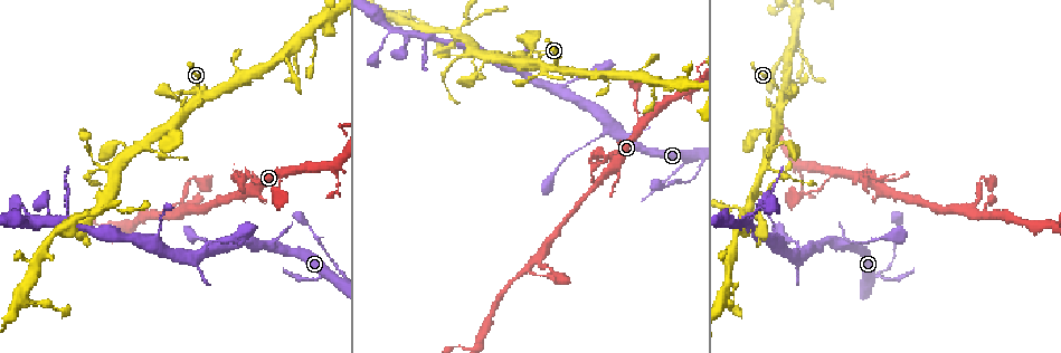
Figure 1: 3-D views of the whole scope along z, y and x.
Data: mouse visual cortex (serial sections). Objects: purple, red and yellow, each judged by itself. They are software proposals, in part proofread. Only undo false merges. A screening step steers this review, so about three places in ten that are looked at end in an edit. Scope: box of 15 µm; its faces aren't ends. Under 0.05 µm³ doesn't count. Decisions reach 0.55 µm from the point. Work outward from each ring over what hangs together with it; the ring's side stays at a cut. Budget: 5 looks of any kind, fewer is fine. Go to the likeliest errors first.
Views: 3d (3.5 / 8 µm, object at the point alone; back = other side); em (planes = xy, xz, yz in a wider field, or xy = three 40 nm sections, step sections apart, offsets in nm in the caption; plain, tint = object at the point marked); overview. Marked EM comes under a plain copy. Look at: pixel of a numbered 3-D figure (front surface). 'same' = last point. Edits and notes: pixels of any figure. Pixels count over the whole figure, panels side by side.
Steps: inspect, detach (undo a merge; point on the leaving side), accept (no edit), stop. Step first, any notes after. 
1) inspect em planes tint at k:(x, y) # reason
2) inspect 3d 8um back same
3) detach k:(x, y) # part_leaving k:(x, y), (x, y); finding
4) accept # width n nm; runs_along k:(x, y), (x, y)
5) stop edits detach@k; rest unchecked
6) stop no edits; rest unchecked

inspect 3d 3.5um at 1:(243, 178) # abrupt turn

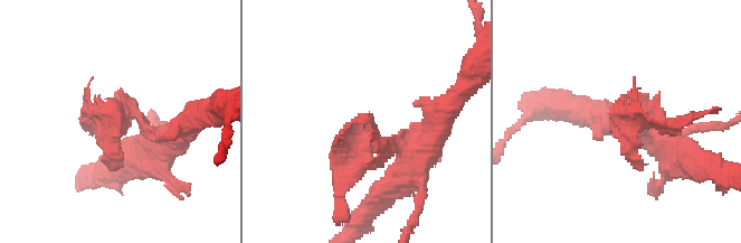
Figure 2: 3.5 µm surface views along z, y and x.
inspect em xy step 5 tint at 2:(123, 125) # now the EM

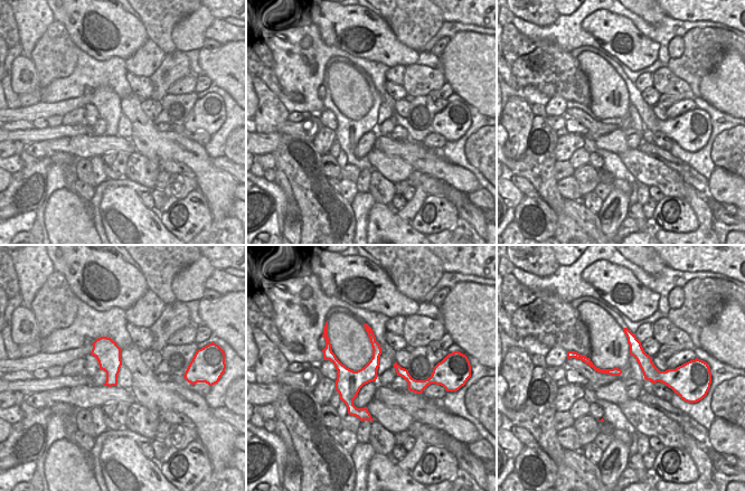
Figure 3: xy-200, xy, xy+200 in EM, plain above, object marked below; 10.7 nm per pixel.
detach 2:(111, 108) # part_leaving 2:(141, 120), (130, 113), (106, 140), (113, 168); two cells meet here

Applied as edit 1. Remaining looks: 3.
inspect overview

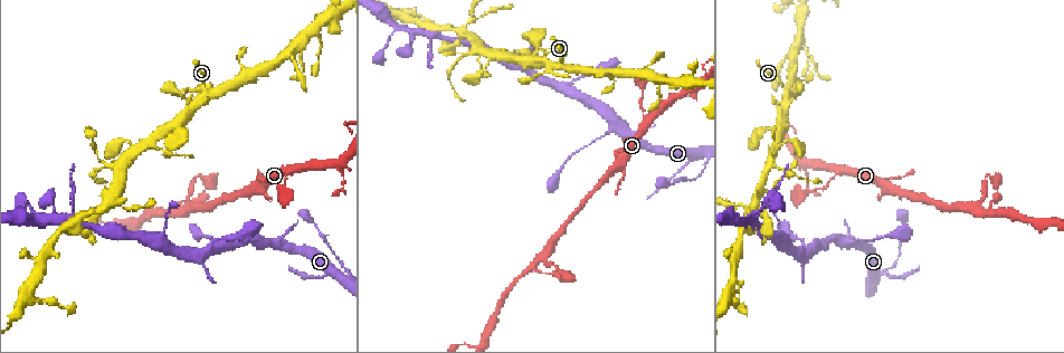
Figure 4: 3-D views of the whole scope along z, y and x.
inspect 3d 8um at 4:(204, 93) # arms part here

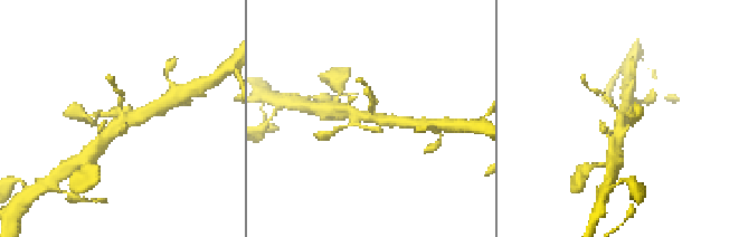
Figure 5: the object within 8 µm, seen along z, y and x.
inspect em xy step 2 tint at 5:(122, 117) # now the EM

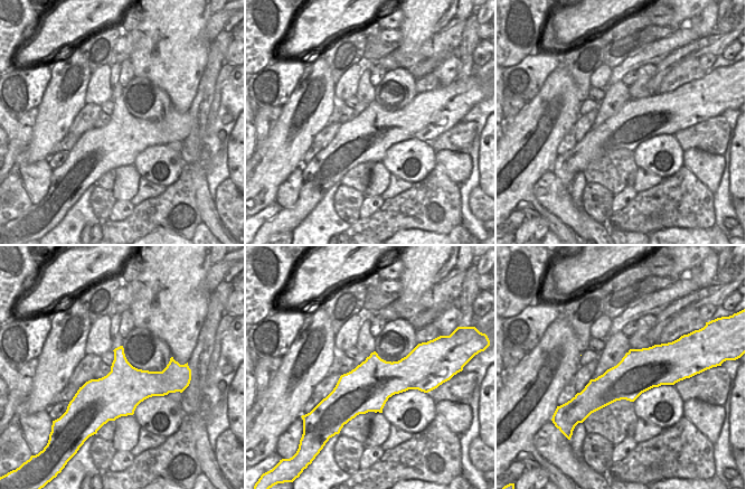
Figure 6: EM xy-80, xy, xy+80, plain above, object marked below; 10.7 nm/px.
accept # runs_along 5:(121, 93), (122, 121), (103, 143); continuous, no second cell

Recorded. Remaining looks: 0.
stop edits detach@2; rest unchecked

